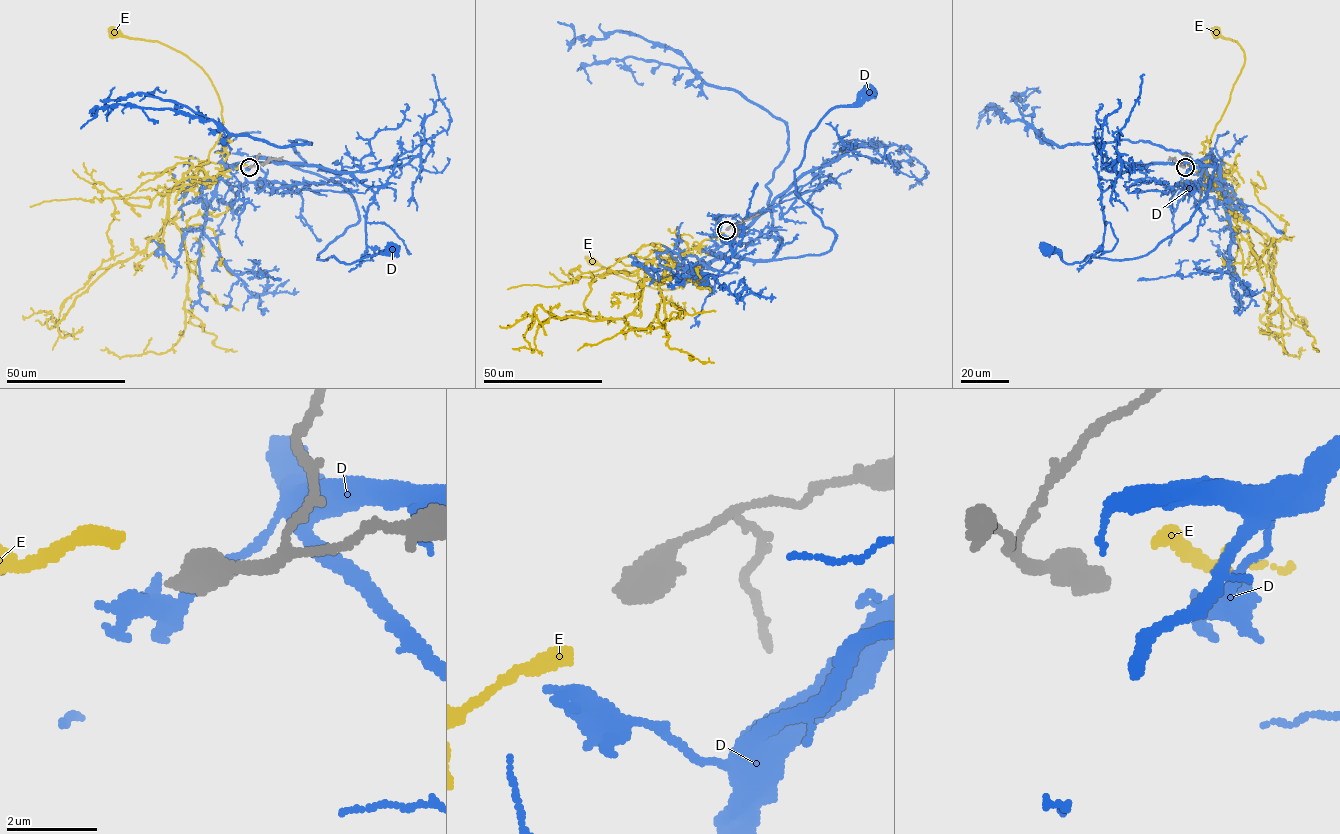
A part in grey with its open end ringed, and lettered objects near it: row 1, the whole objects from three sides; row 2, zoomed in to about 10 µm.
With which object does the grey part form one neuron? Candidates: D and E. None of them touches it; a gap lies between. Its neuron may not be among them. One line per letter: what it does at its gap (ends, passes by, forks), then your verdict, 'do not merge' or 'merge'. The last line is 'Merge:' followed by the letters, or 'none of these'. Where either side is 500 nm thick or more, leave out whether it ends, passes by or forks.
D: do not merge
E: merge
Merge: E

